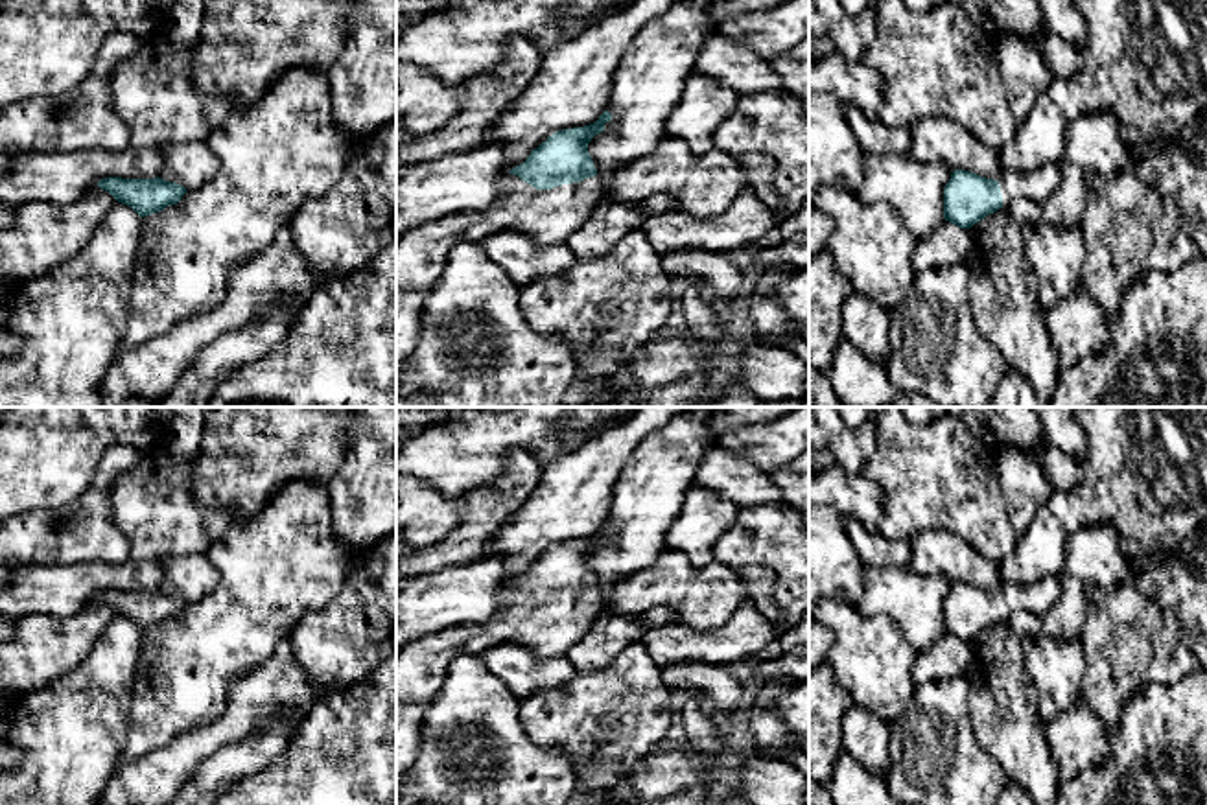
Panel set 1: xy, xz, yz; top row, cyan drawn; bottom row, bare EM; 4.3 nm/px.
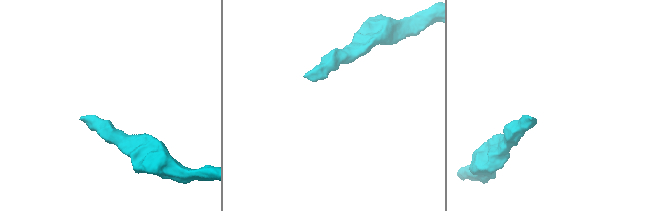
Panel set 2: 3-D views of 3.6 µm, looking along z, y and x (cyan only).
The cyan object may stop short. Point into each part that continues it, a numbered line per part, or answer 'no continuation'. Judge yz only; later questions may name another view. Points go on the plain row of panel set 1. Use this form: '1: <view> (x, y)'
1: yz (1036, 597)

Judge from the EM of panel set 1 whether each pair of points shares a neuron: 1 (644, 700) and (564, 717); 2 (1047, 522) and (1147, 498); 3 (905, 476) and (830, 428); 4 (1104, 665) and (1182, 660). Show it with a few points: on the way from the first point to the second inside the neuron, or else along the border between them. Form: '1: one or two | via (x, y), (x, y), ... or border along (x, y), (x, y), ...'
1: one | via (623, 695), (585, 697)
2: one | via (1071, 511), (1099, 498), (1123, 498)
3: two | border along (878, 426), (878, 448), (863, 474)
4: one | via (1123, 662), (1163, 662)

